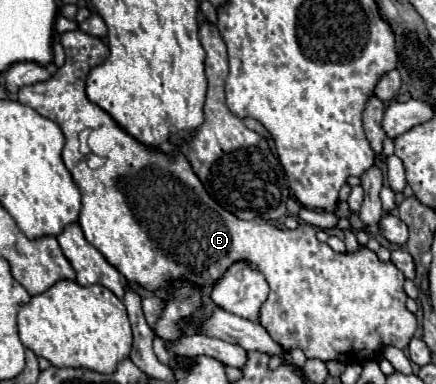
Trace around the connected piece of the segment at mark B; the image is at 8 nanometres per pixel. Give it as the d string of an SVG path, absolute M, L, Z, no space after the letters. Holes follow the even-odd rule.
M68 31L62 33L62 47L66 51L66 63L54 73L54 77L50 77L50 81L22 87L18 93L18 101L60 125L66 137L62 157L82 195L78 223L86 239L130 283L138 283L148 291L168 289L176 279L194 283L198 287L208 287L214 285L230 265L246 261L268 281L270 292L264 307L260 309L260 323L270 333L270 337L282 345L282 349L302 349L308 359L334 359L342 363L360 363L362 359L376 357L386 345L406 349L418 323L416 317L406 309L406 293L402 289L404 277L392 263L378 261L376 253L366 247L356 253L334 253L328 243L320 243L316 239L314 227L306 223L298 225L298 229L294 231L282 231L272 223L262 221L260 217L252 221L238 219L236 215L220 207L214 199L210 199L208 191L192 171L180 147L176 147L176 151L168 155L160 149L142 145L130 133L126 133L102 107L88 101L84 91L88 71L108 57L108 45L102 39L82 31ZM82 129L94 131L94 135L90 135L92 153L106 157L106 165L102 165L100 169L90 169L84 155L78 151L78 133Z

